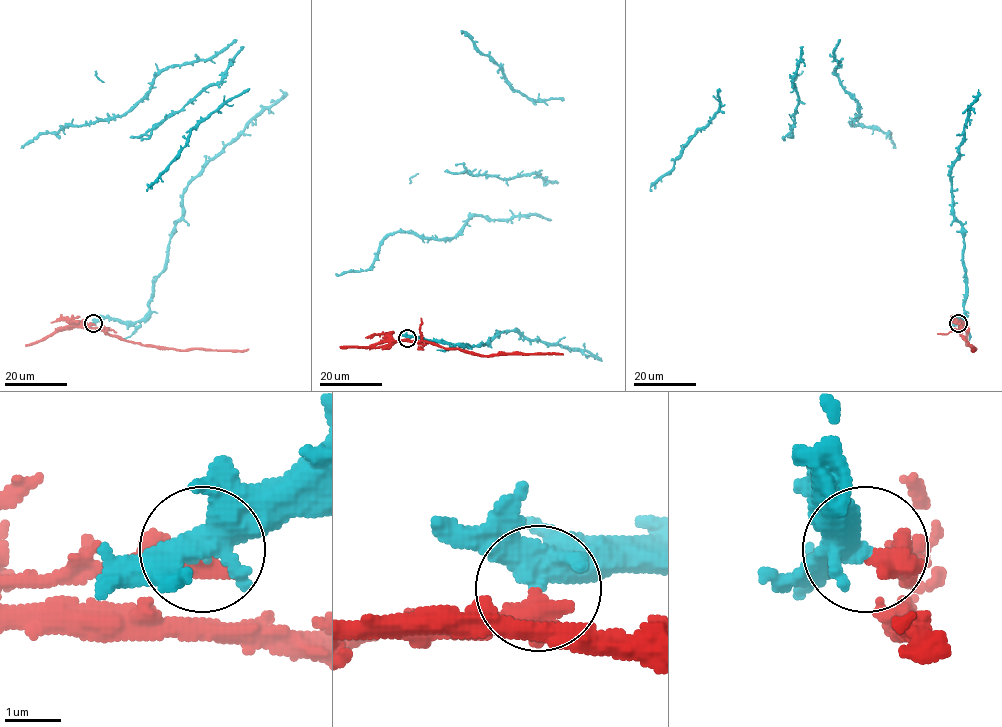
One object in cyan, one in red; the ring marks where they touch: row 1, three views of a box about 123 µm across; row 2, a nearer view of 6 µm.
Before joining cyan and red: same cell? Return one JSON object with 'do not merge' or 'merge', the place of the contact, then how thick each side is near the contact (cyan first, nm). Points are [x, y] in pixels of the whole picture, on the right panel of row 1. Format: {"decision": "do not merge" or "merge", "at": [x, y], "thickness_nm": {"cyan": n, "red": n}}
{"decision": "do not merge", "at": [958, 323], "thickness_nm": {"cyan": 380, "red": 550}}

